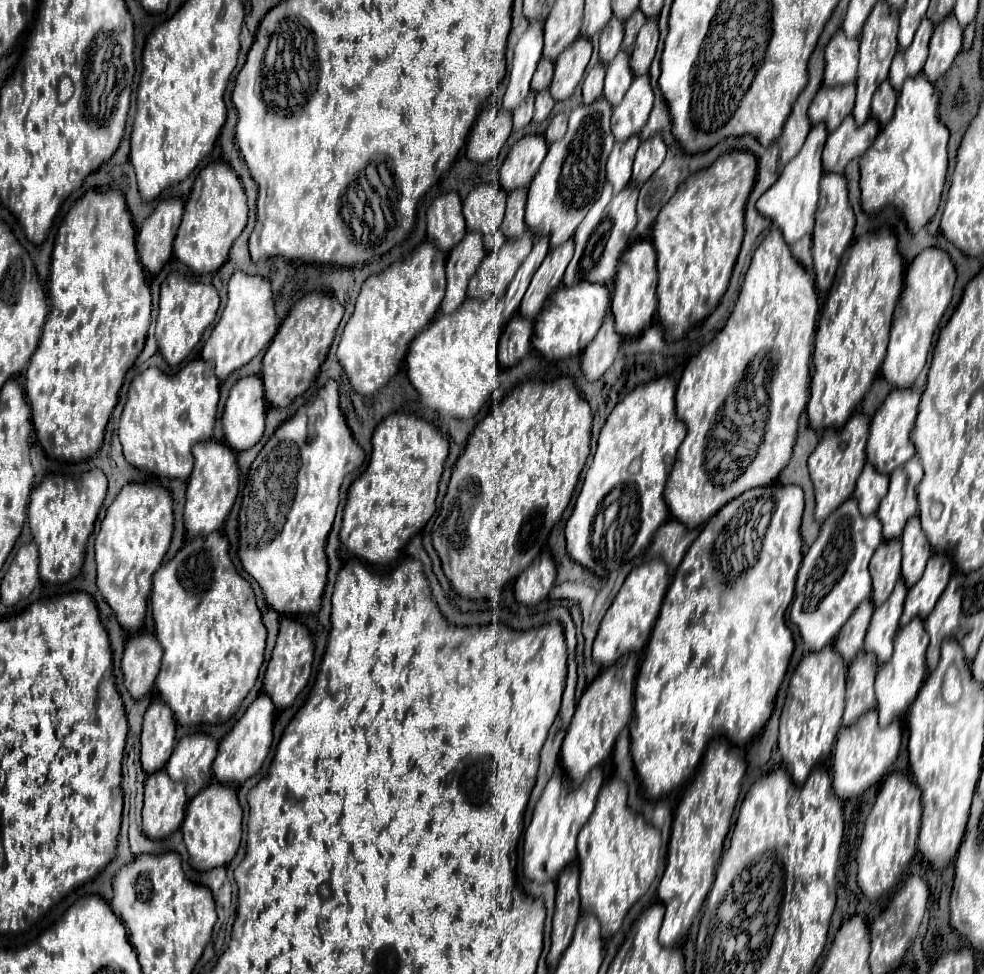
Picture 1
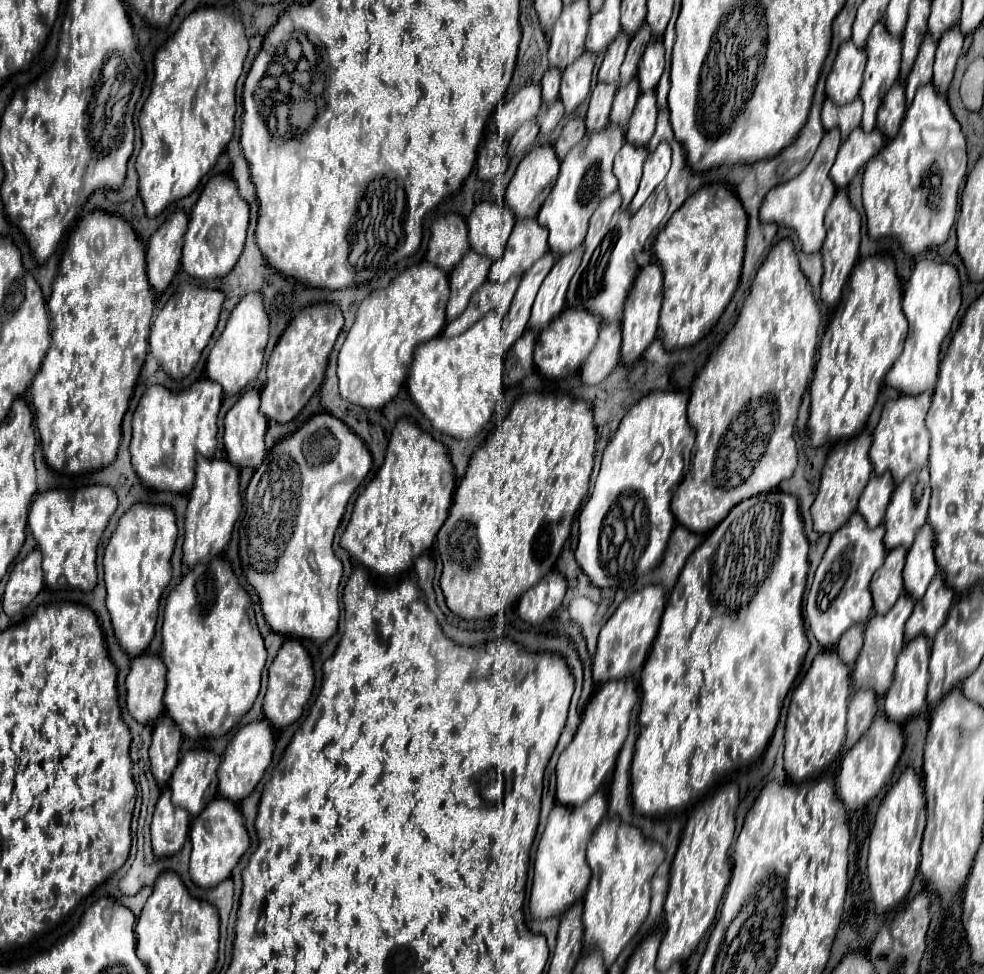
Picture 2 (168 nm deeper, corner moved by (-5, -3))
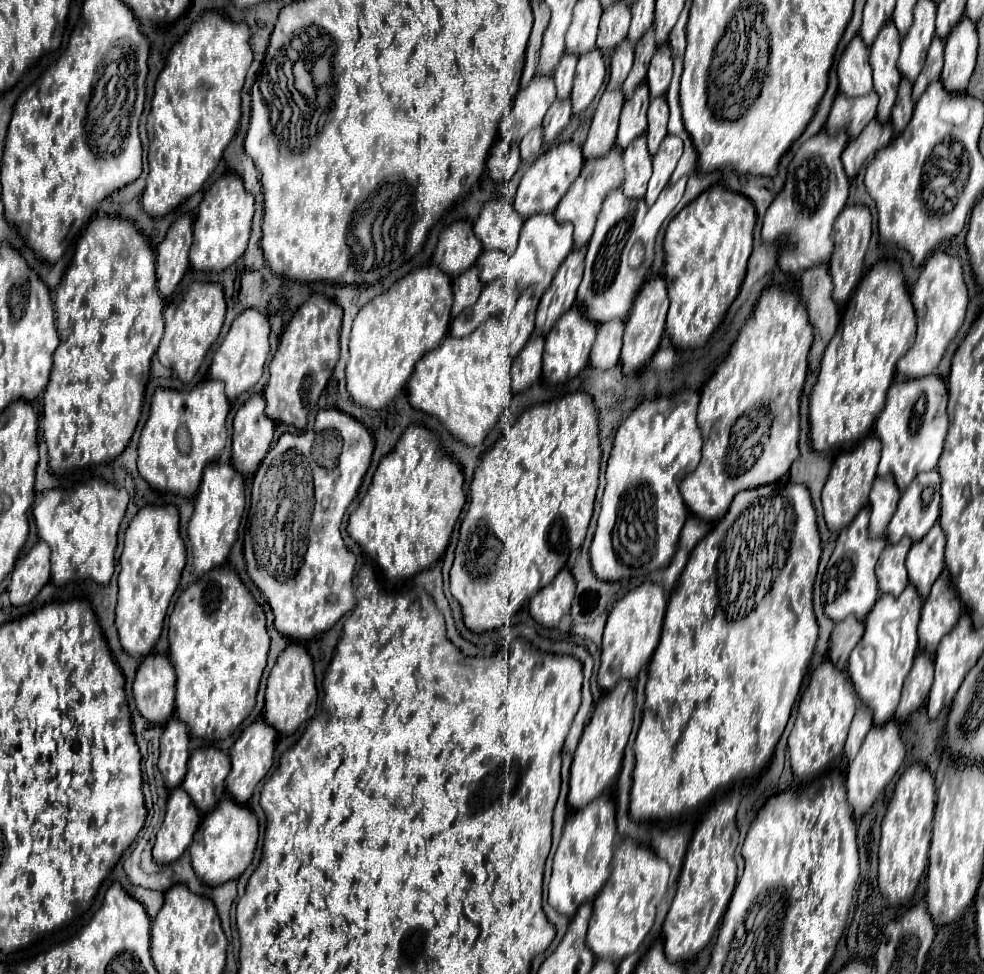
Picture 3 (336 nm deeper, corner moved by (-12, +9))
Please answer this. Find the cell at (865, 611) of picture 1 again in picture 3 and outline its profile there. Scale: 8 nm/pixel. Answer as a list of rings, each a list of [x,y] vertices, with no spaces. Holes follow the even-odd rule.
[[[848,617],[840,623],[836,623],[834,631],[832,631],[832,641],[830,641],[830,661],[838,667],[838,669],[846,669],[848,657],[852,653],[852,649],[858,645],[858,641],[864,635],[864,621],[856,619],[856,617]]]

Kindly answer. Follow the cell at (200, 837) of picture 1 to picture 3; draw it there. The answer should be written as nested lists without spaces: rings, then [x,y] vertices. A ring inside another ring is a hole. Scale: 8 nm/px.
[[[224,797],[204,817],[204,821],[200,823],[200,829],[196,831],[192,847],[190,847],[192,867],[198,879],[212,887],[238,879],[252,861],[256,841],[258,841],[258,819],[254,817],[254,813],[246,805],[232,801],[232,797]]]

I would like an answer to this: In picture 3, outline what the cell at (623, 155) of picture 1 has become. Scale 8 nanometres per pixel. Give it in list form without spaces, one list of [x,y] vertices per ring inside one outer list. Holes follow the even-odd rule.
[[[640,135],[624,149],[624,183],[622,191],[628,199],[642,199],[652,173],[652,155],[646,147],[646,135]]]

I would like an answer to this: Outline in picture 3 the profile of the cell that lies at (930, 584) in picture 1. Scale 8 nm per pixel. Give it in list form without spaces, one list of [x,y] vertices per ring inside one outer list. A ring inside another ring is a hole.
[[[942,573],[932,585],[932,591],[922,605],[922,617],[918,625],[920,649],[934,653],[940,639],[956,625],[960,611],[962,611],[962,603],[956,597],[956,591],[948,575]]]

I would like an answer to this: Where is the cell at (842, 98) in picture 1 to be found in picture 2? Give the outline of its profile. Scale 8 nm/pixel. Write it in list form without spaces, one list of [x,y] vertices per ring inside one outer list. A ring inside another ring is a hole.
[[[857,97],[855,101],[847,103],[847,105],[841,105],[841,107],[835,107],[835,117],[833,117],[833,123],[837,123],[835,127],[841,129],[841,137],[845,141],[845,137],[849,137],[849,133],[853,129],[857,129],[861,125],[861,115],[863,115],[863,103],[861,99]]]

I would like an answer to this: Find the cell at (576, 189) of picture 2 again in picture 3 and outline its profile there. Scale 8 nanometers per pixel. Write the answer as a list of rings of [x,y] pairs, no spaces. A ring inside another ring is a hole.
[[[612,147],[602,157],[584,161],[584,165],[580,169],[580,175],[570,185],[570,189],[560,199],[560,205],[554,211],[556,221],[568,221],[568,223],[574,225],[574,247],[582,247],[582,245],[586,245],[590,241],[594,225],[596,225],[596,215],[600,211],[600,205],[602,205],[608,191],[622,185],[622,177],[624,177],[624,163],[622,163],[622,155],[620,155],[618,147]]]

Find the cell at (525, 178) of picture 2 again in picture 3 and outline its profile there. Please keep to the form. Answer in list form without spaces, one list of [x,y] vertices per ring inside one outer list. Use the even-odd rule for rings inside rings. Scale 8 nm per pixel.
[[[562,141],[562,143],[552,145],[546,153],[542,153],[530,165],[530,169],[520,179],[520,185],[518,185],[518,191],[516,191],[516,199],[514,199],[514,209],[524,219],[532,217],[536,213],[552,213],[556,209],[560,197],[568,191],[572,181],[578,177],[578,173],[582,169],[582,163],[584,163],[582,149],[578,145],[574,145],[572,141]]]

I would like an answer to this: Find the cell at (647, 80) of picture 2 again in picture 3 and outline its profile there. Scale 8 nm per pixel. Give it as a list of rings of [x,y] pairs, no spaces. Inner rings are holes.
[[[664,43],[656,49],[650,67],[648,67],[648,75],[646,75],[646,83],[650,89],[652,97],[664,95],[668,91],[672,79],[672,51],[670,47]]]

